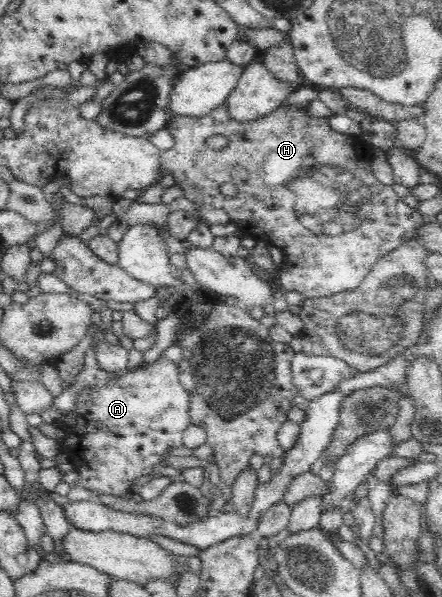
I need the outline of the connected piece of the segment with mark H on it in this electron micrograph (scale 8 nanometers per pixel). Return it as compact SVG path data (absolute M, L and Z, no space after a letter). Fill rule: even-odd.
M224 103L202 117L171 116L167 128L174 138L175 145L170 150L165 150L165 152L163 151L160 154L161 169L175 177L175 186L184 191L189 201L195 204L205 203L206 205L222 209L230 217L230 221L235 223L245 236L251 236L256 240L263 240L266 244L280 248L285 259L279 268L275 281L279 282L287 291L299 292L305 298L317 299L356 290L363 283L363 279L369 272L371 265L375 264L378 258L395 250L400 243L414 239L415 234L426 222L425 217L418 212L417 208L413 209L411 206L407 206L391 188L383 186L383 184L377 181L371 169L371 160L375 149L370 142L362 139L360 135L346 135L333 130L328 123L328 117L310 118L307 114L306 106L297 106L297 108L281 106L261 118L241 122L233 120L228 115L228 106ZM214 134L222 134L229 138L230 142L228 146L220 150L211 150L211 148L208 148L205 140ZM223 183L232 183L235 185L237 187L237 196L233 196L233 198L223 196L221 190L219 190Z

